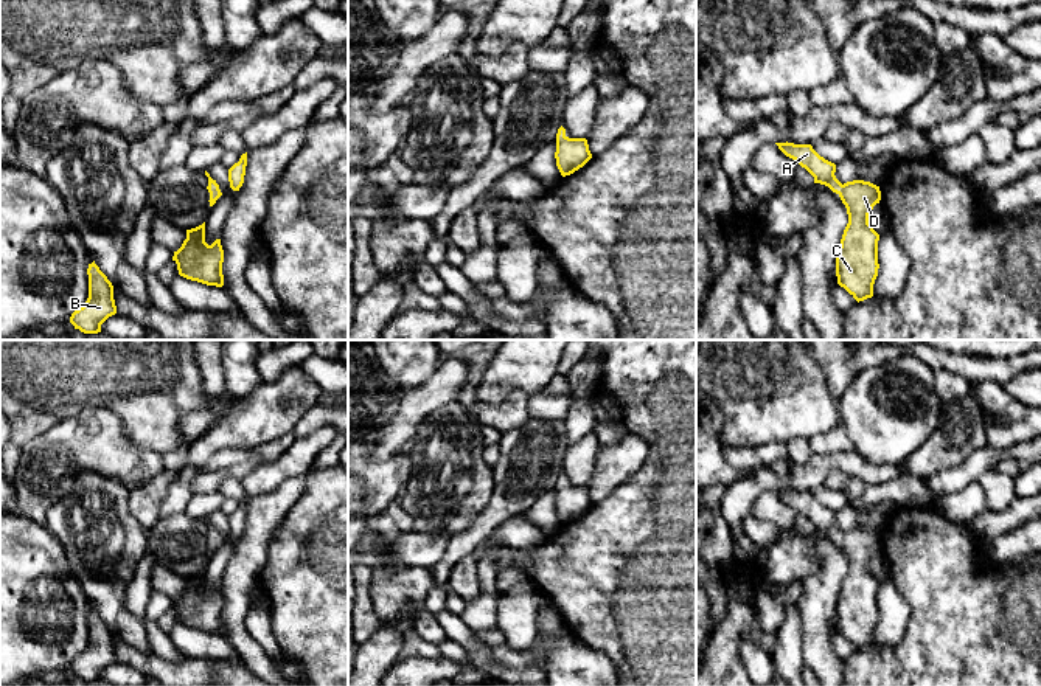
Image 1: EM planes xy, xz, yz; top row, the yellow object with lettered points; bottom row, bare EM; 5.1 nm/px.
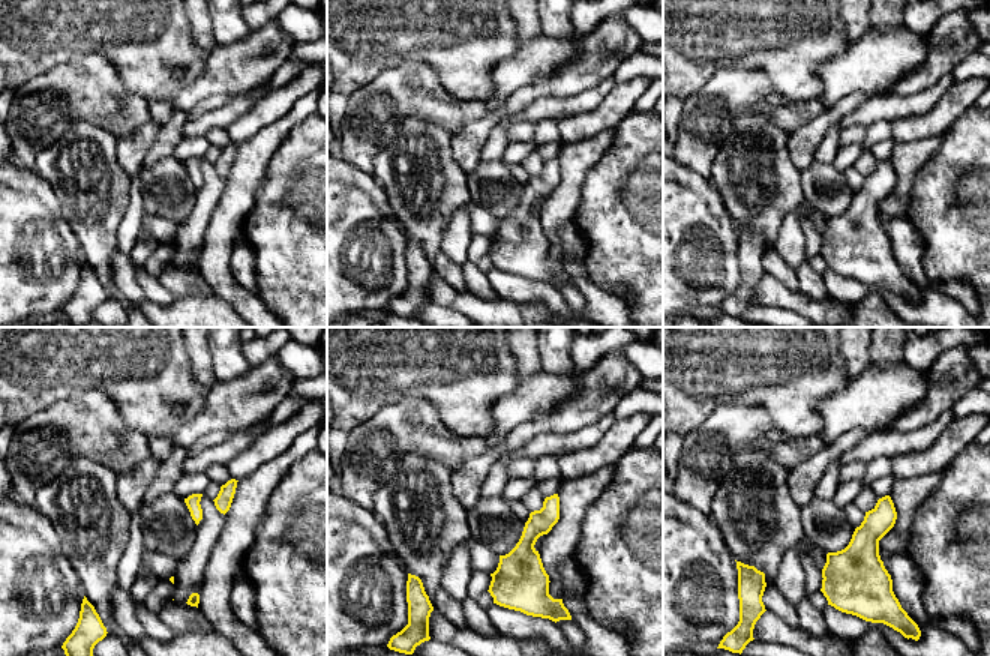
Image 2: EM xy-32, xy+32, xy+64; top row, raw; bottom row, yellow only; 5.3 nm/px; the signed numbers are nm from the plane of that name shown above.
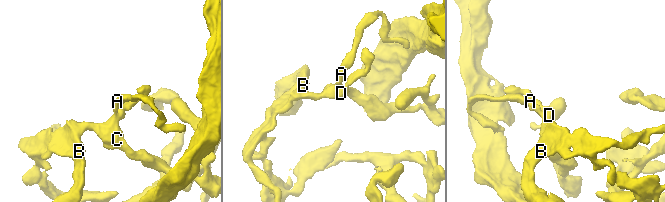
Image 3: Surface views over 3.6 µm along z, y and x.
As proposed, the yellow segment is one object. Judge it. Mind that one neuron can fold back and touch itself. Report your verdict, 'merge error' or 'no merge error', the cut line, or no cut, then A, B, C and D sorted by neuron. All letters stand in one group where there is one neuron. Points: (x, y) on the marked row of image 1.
no merge error; no cut; A B C D

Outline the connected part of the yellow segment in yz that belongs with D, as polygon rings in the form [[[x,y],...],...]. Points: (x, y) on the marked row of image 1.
[[[788,141],[775,144],[786,157],[805,168],[814,177],[814,183],[828,186],[841,197],[847,208],[848,223],[836,258],[837,284],[858,303],[872,298],[879,269],[879,234],[869,223],[869,214],[881,200],[879,186],[864,180],[842,185],[834,175],[836,165],[820,157],[811,144]]]

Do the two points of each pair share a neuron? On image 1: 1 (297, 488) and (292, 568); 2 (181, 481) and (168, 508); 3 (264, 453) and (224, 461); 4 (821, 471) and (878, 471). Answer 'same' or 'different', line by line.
1: different
2: same
3: same
4: same

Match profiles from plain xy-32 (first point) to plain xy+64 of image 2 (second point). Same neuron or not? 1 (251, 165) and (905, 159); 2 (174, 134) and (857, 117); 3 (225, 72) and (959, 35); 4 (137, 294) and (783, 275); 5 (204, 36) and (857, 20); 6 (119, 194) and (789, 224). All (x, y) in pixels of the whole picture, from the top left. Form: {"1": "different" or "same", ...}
{"1": "same", "2": "different", "3": "same", "4": "same", "5": "same", "6": "different"}

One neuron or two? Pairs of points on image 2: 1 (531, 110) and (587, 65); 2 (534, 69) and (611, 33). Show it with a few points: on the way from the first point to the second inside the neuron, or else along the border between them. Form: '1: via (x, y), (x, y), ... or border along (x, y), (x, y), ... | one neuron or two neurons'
1: border along (584, 90), (564, 96), (537, 96), (519, 114) | two neurons
2: border along (579, 35), (576, 54), (552, 75) | two neurons

